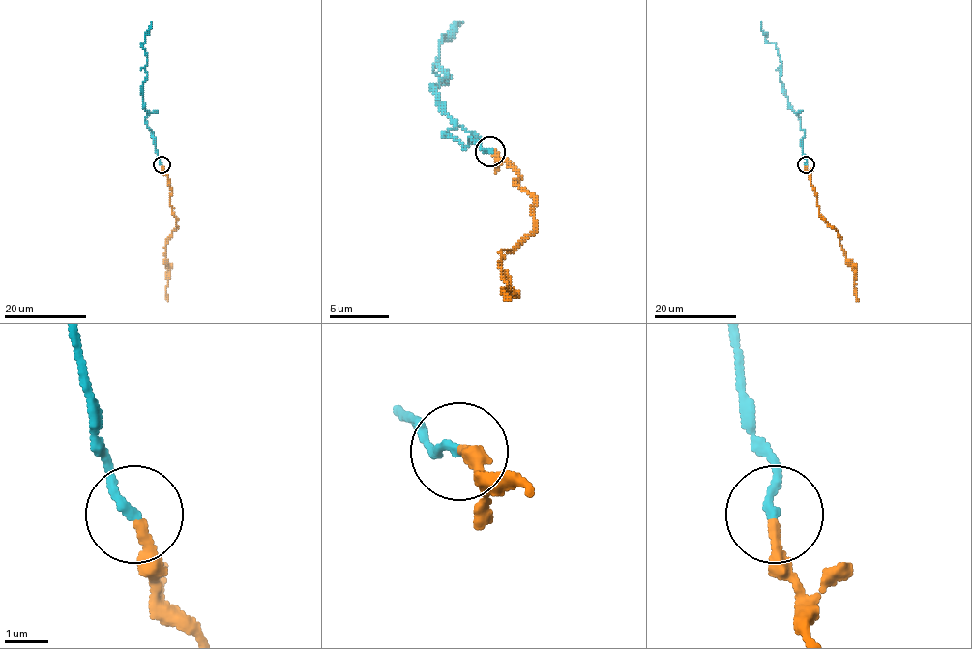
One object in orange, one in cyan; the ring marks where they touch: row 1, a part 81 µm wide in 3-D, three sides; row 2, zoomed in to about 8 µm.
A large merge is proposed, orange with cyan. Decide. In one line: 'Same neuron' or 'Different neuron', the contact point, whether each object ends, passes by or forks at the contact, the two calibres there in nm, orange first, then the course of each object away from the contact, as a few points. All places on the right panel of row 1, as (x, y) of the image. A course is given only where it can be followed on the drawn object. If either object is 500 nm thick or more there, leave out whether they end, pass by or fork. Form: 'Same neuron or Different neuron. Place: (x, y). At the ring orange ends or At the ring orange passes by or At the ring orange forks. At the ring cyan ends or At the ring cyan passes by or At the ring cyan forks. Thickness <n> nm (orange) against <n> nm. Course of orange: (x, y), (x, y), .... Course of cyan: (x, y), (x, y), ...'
Same neuron. Place: (806, 164). At the ring orange ends. At the ring cyan ends. Thickness 240 nm (orange) against 200 nm. Course of orange: (806, 165), (819, 214), (838, 233), (846, 263), (853, 270), (858, 300). Course of cyan: (806, 163), (801, 144), (805, 132), (780, 81), (782, 65), (776, 44), (765, 40), (760, 21)

